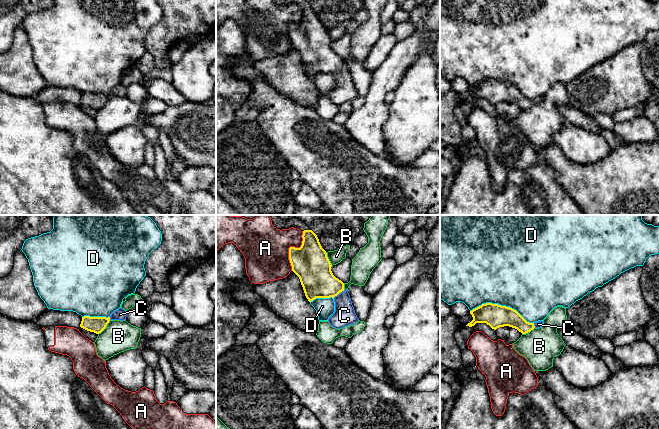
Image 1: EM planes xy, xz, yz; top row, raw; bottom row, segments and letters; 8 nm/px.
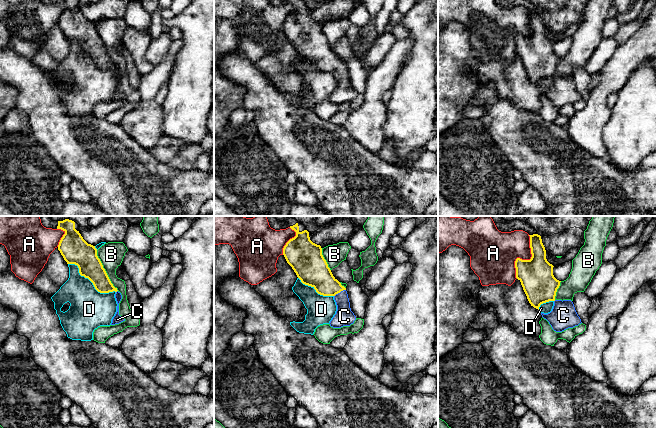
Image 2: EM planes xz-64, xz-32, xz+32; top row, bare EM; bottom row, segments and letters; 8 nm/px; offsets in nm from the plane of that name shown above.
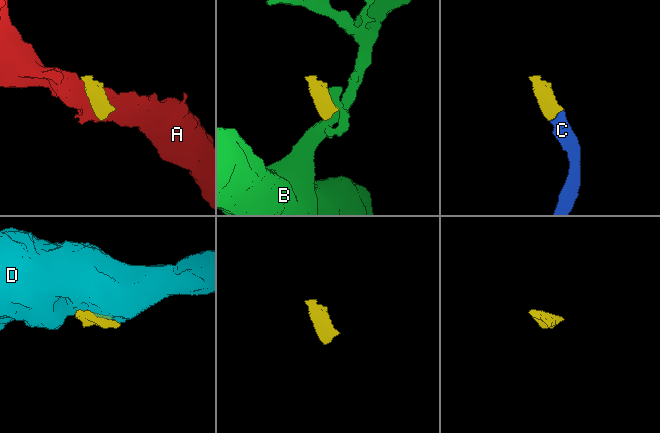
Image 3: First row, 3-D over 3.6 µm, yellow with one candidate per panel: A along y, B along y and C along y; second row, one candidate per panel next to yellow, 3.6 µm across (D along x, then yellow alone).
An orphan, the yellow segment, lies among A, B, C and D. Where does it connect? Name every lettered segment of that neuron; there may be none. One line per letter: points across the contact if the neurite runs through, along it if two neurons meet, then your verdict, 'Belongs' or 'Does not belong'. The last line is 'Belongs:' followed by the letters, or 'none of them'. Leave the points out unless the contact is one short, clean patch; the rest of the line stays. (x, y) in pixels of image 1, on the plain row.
A: Does not belong
B: Does not belong
C: Path across: xz (314, 48), (335, 71), (343, 79), (344, 91). Belongs
D: Does not belong
Belongs: C

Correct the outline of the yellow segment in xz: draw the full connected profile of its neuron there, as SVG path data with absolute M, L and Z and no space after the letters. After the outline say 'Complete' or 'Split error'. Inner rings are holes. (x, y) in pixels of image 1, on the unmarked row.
M273 0L277 5L298 4L303 8L300 24L289 24L292 47L299 53L309 78L316 74L330 74L335 78L335 88L328 95L330 101L341 105L359 97L348 66L331 47L331 39L317 11L307 0Z. Split error

